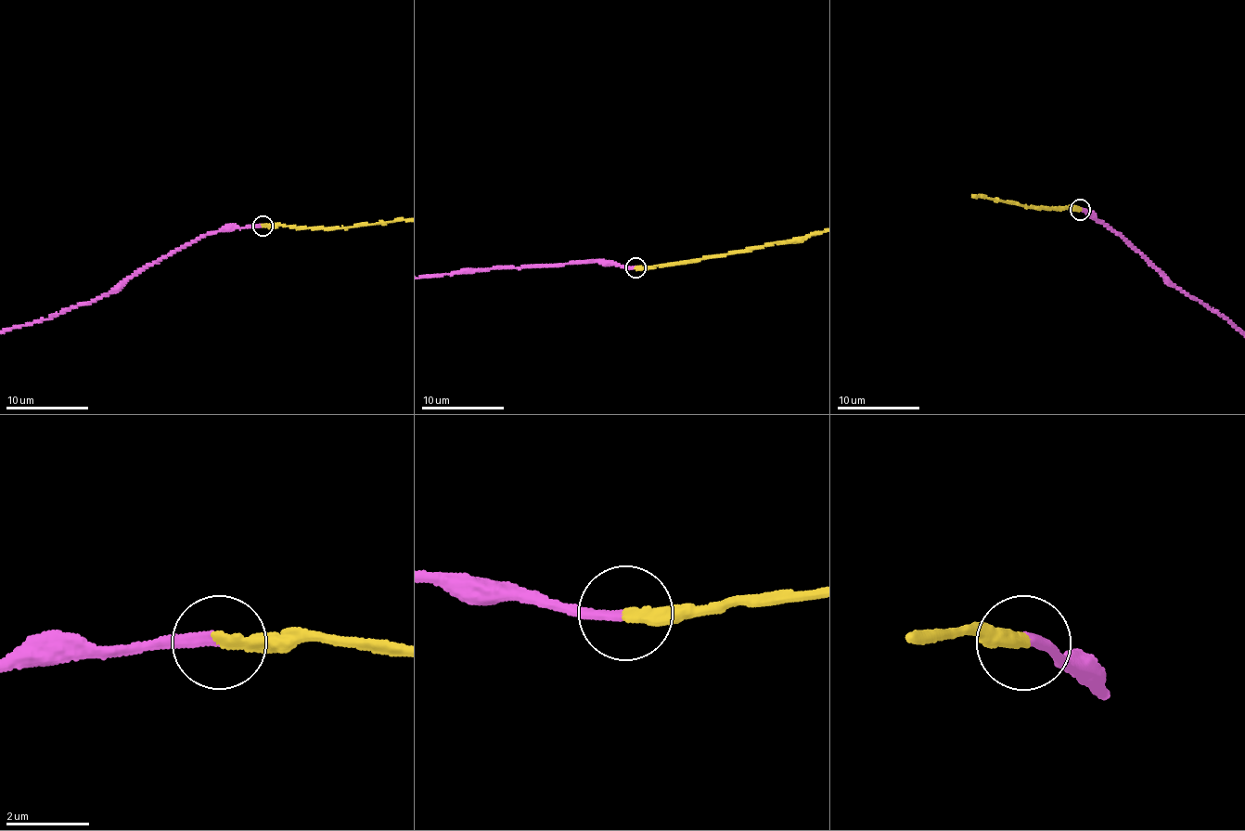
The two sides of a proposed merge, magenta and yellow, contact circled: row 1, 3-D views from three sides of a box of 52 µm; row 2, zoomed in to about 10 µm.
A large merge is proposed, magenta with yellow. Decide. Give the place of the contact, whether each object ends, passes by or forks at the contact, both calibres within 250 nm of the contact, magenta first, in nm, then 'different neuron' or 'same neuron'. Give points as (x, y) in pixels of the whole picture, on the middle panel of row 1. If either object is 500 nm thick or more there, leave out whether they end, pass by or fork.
place (635, 267); magenta ends; yellow ends; calibres 220 and 260 nm; same neuron

